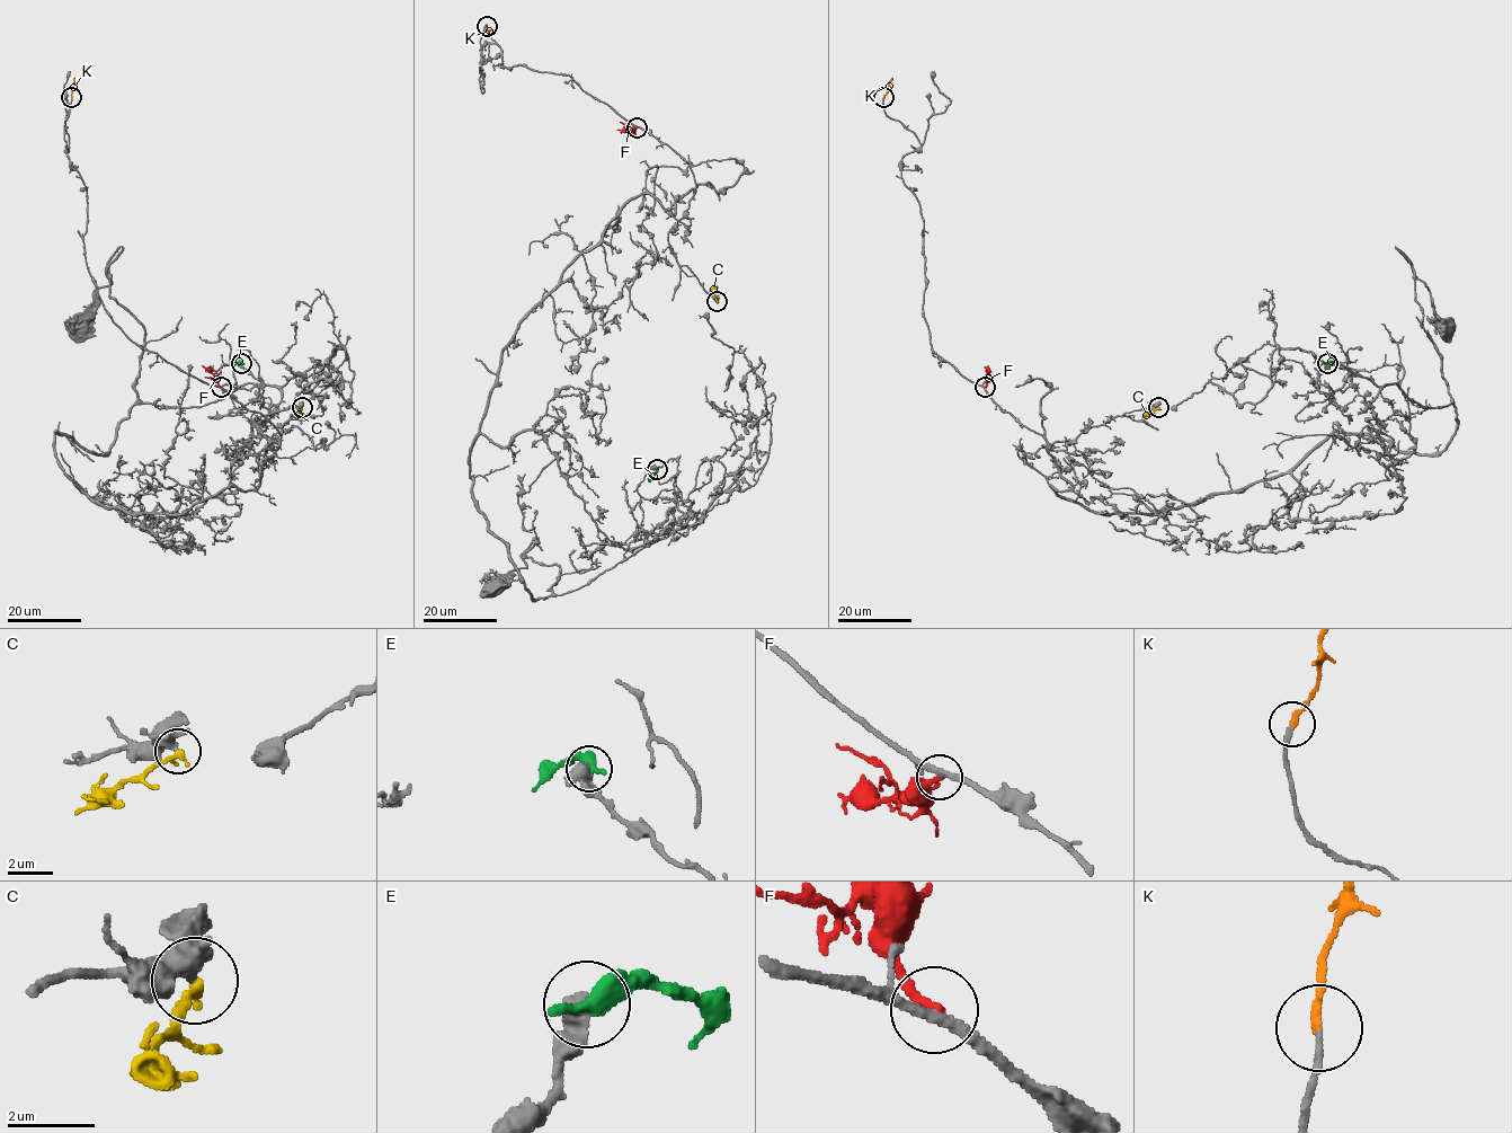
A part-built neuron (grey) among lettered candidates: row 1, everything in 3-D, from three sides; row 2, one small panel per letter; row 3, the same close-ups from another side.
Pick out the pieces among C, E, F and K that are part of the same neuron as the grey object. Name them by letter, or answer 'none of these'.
F, K

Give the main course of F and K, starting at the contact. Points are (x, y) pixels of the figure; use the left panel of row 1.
F: (221, 387), (202, 365)
K: (71, 97), (74, 78)

